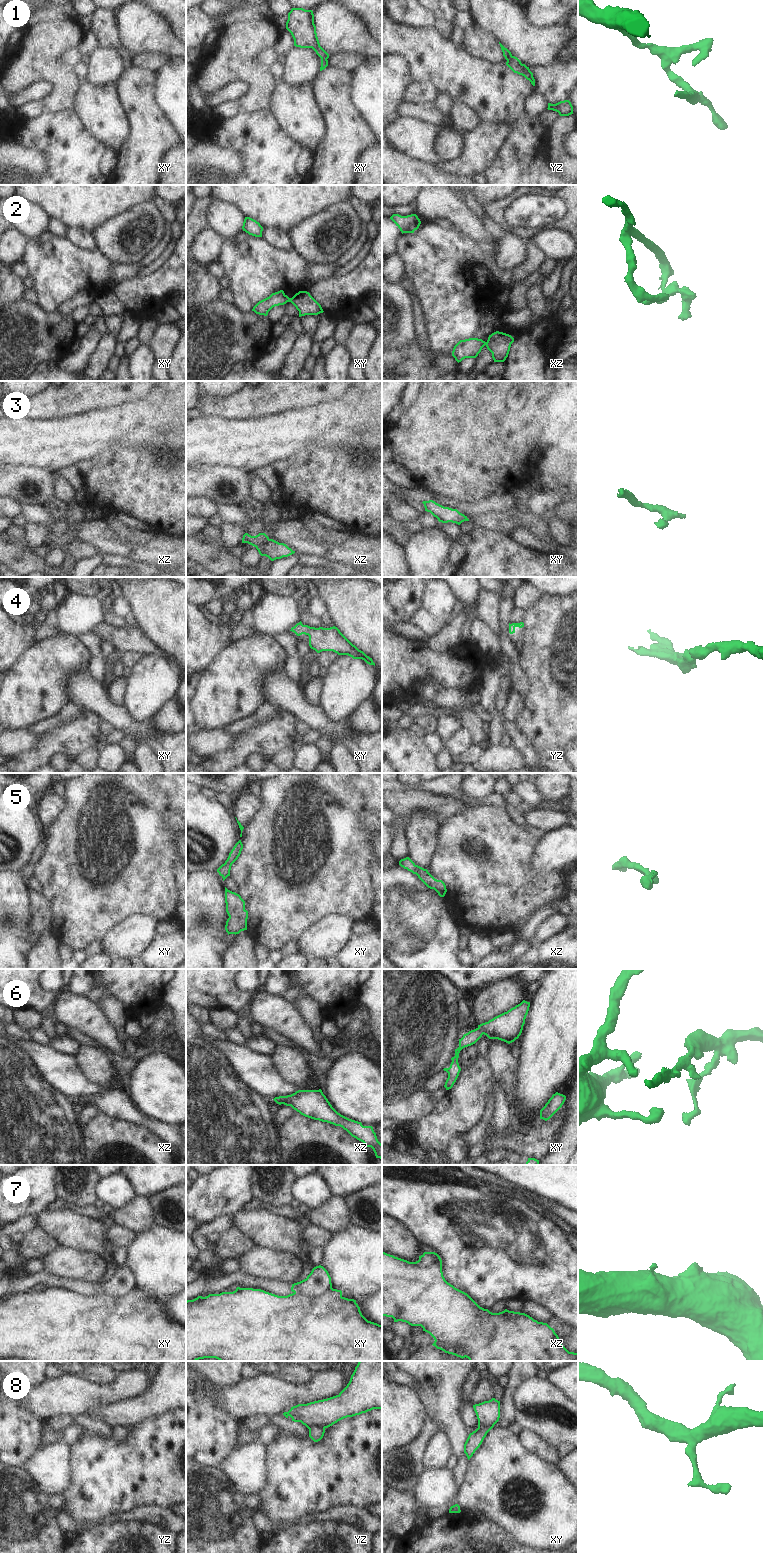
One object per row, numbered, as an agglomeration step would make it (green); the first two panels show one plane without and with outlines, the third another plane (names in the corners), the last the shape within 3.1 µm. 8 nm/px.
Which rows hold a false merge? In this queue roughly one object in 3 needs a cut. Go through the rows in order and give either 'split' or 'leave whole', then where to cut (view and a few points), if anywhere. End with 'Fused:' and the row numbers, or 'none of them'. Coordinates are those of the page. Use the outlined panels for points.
1: leave whole; cut none
2: split; cut xy (289, 298), (290, 301)
3: leave whole; cut none
4: leave whole; cut none
5: leave whole; cut none
6: leave whole; cut none
7: split; cut xy (331, 1286), (320, 1295), (307, 1296), (301, 1293), (294, 1293)
8: split; cut yz (324, 1427), (313, 1425), (309, 1429)
Fused: 2, 7, 8

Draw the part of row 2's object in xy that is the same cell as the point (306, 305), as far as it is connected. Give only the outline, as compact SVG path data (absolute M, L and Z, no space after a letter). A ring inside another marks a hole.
M299 291L290 298L290 302L299 311L299 317L318 315L324 312L321 305L307 291Z

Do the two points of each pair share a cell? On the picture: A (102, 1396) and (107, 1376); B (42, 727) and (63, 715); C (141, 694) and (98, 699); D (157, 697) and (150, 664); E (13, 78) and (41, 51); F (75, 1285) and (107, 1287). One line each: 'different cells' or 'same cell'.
A: different cells
B: same cell
C: different cells
D: same cell
E: same cell
F: same cell

